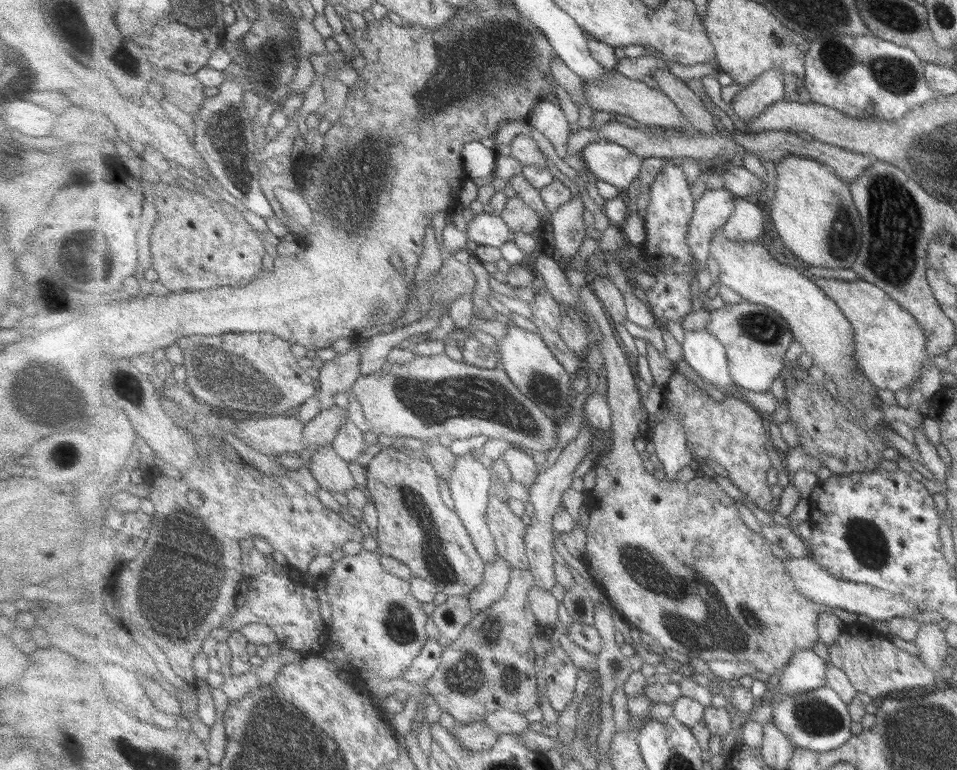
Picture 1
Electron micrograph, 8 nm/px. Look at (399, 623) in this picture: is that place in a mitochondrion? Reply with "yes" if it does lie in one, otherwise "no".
yes

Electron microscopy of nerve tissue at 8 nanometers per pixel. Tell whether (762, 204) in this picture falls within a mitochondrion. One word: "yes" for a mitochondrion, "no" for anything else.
no

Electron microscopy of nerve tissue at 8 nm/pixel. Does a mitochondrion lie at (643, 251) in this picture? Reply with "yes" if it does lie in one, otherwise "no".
no

